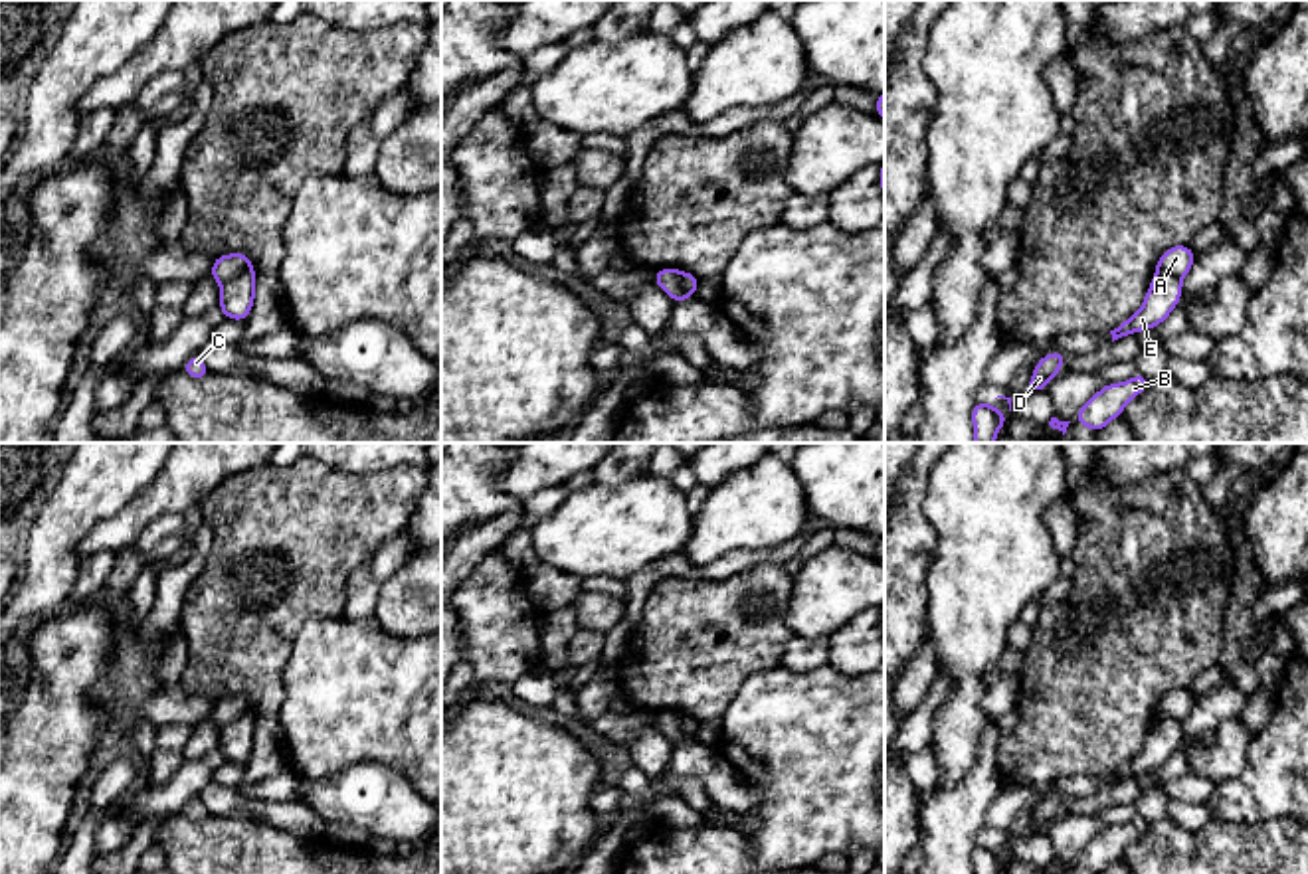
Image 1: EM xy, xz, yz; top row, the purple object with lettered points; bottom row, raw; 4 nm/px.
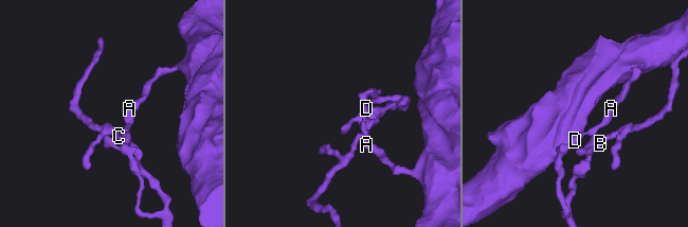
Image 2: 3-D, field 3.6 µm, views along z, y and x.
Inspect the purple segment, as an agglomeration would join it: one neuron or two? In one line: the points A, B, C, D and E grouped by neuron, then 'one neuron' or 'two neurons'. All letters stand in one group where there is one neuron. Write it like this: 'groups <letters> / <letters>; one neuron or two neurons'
groups A / B C D E; two neurons

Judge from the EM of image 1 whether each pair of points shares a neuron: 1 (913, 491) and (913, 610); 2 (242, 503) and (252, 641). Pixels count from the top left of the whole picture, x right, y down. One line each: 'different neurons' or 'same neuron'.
1: same neuron
2: same neuron

